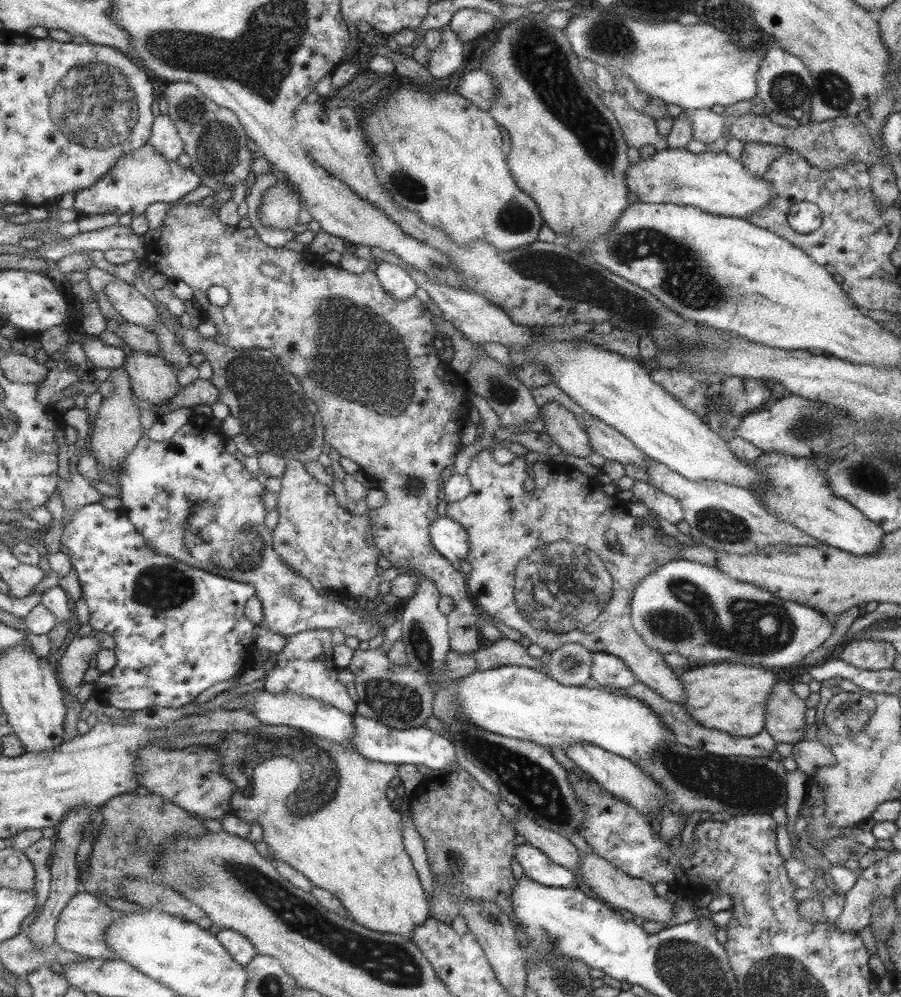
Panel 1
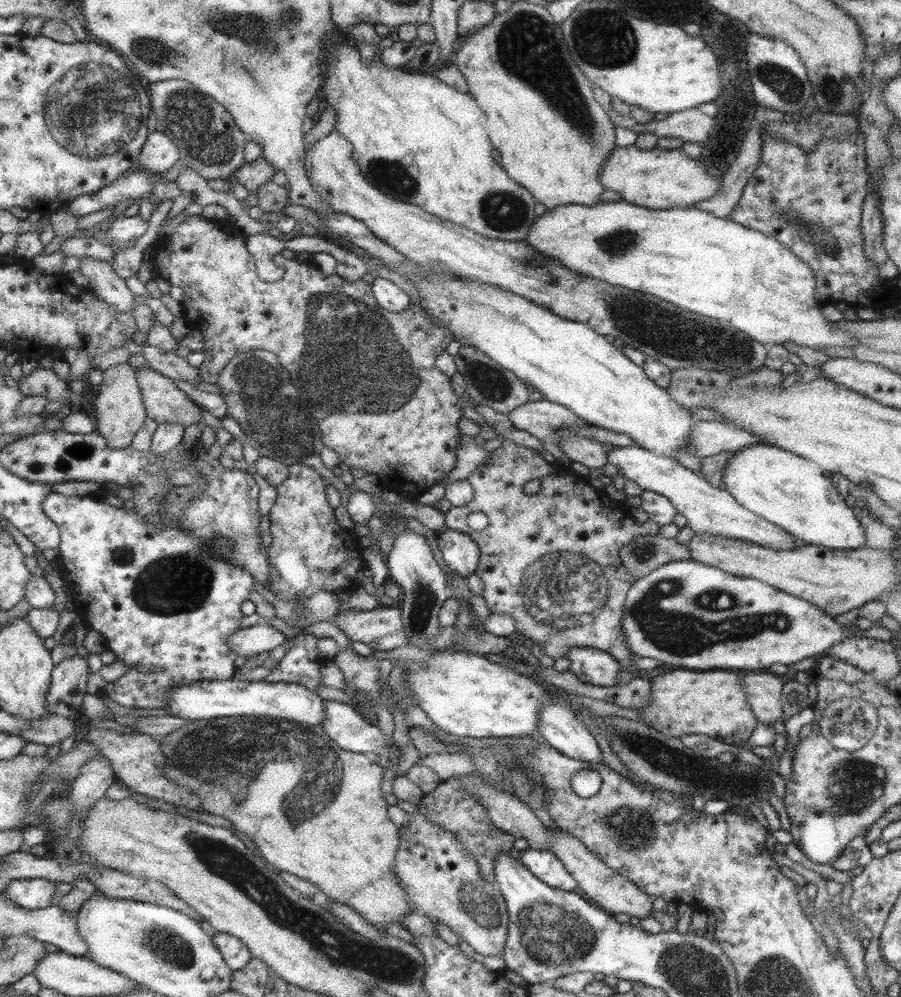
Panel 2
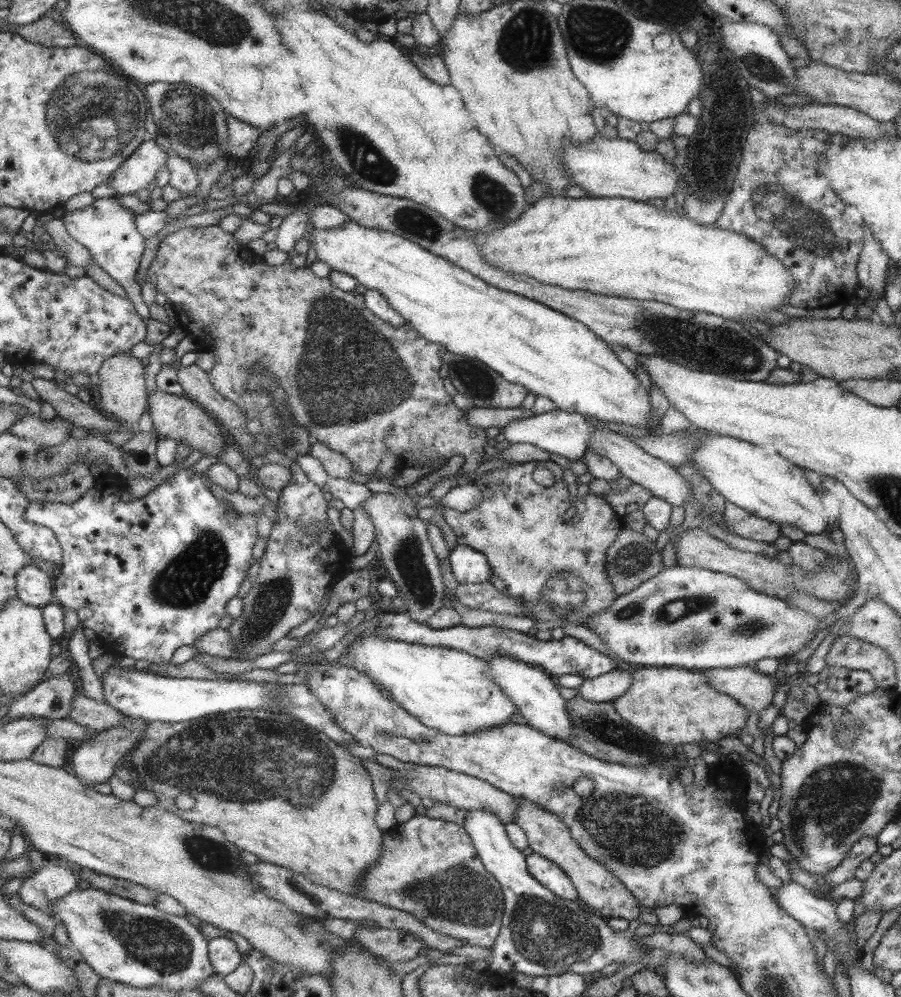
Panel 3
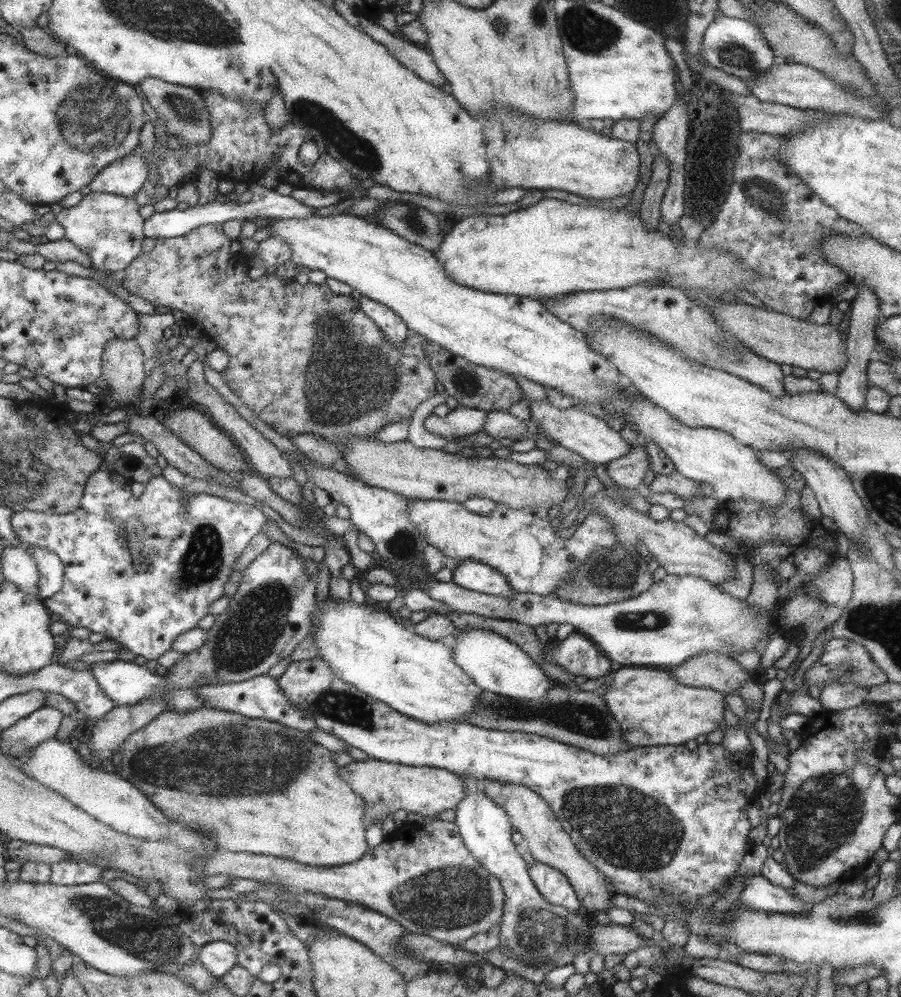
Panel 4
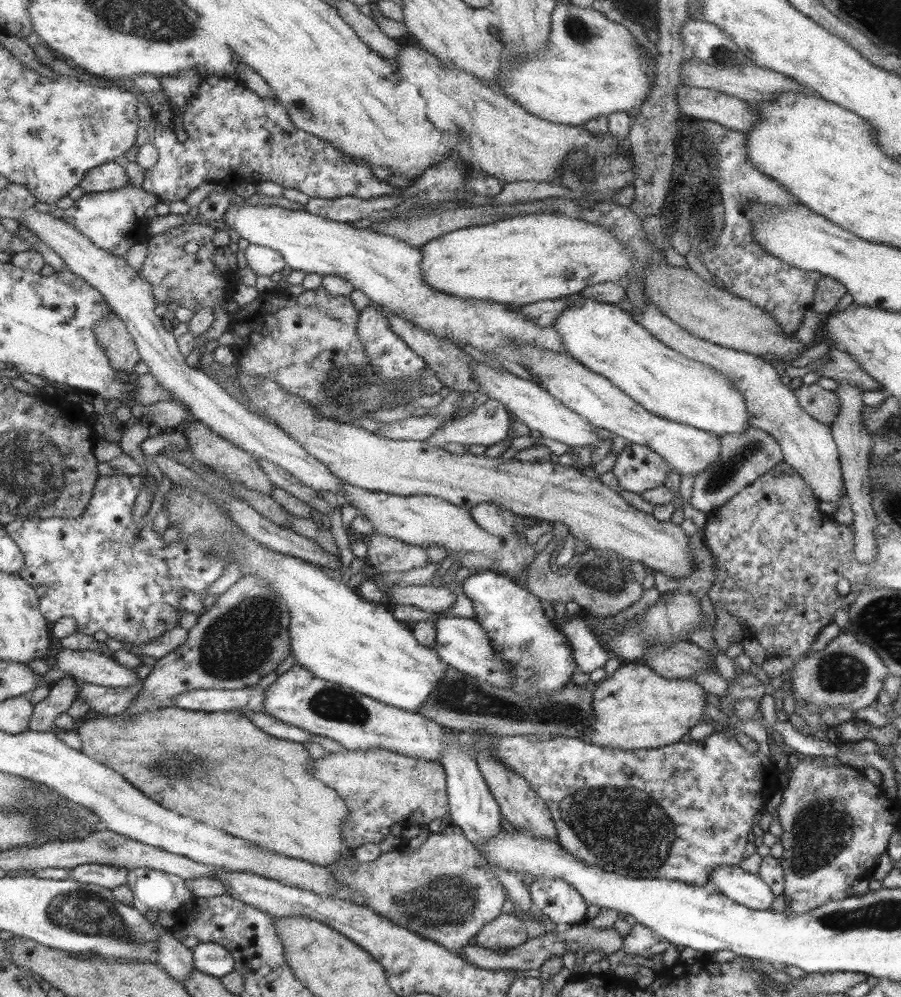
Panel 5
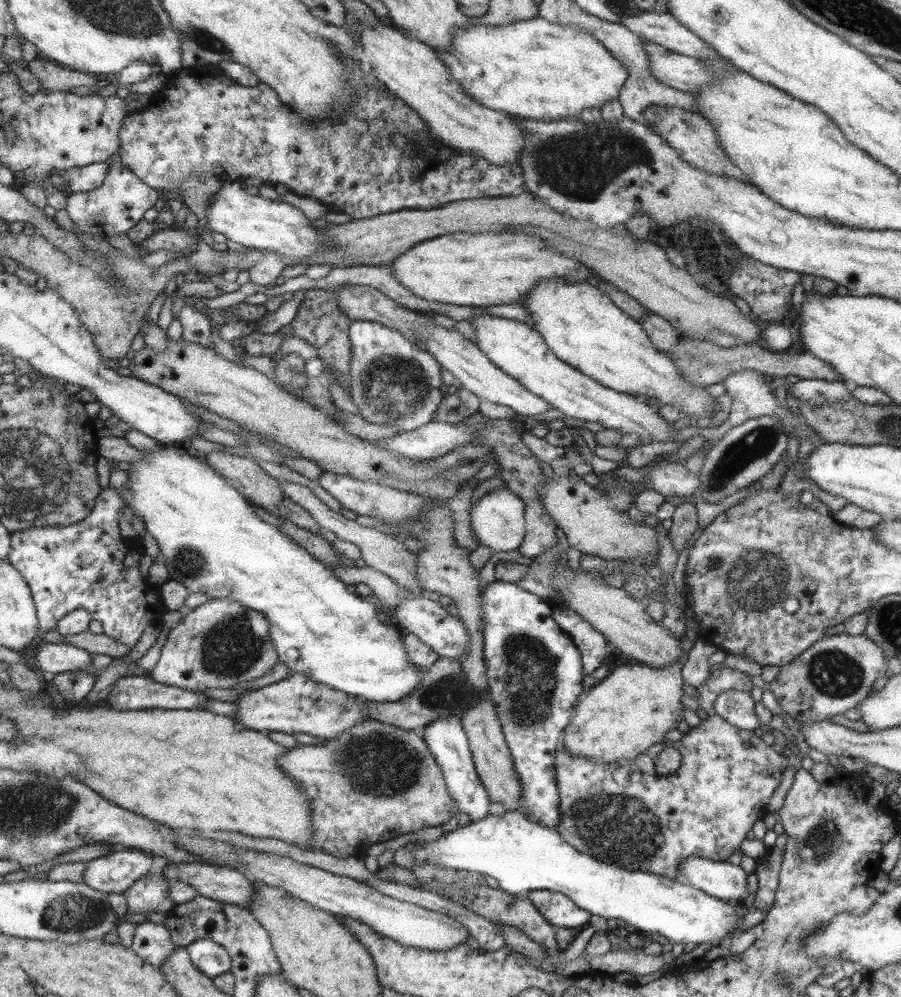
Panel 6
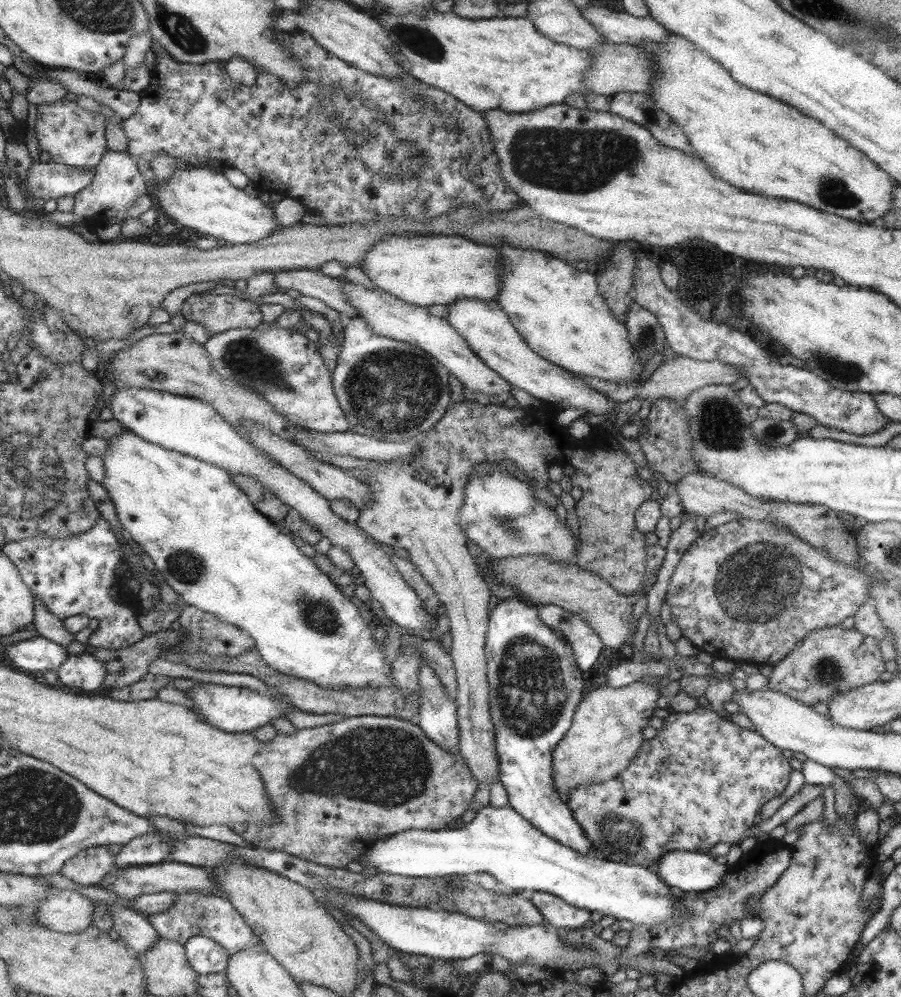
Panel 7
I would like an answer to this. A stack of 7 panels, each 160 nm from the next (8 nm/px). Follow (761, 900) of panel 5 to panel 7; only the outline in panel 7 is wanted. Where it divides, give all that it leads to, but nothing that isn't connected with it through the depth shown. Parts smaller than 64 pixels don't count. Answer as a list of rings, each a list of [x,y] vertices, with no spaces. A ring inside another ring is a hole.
[[[673,851],[663,855],[653,871],[675,890],[705,892],[717,887],[729,869],[703,853]]]

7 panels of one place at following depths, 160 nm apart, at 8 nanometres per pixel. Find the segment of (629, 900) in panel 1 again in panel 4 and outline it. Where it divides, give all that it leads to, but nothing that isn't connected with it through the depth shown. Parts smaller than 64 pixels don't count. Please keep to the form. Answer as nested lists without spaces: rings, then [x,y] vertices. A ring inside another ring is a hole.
[[[487,778],[480,785],[482,792],[495,804],[501,806],[510,817],[511,825],[524,840],[523,849],[529,852],[536,862],[548,864],[566,876],[566,879],[574,887],[579,900],[582,900],[584,911],[592,914],[596,911],[607,912],[610,910],[608,898],[614,892],[609,889],[609,881],[578,852],[574,842],[570,840],[569,834],[562,829],[557,818],[554,817],[553,810],[537,793],[517,784],[503,784],[503,782],[487,780]]]

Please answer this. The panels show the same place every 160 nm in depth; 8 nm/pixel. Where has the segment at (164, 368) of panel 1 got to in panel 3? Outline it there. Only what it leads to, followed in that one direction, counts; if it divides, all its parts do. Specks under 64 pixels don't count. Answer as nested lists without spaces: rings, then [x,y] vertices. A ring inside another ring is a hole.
[[[159,389],[150,395],[149,400],[154,431],[157,432],[158,436],[188,445],[193,450],[200,450],[203,455],[207,454],[207,456],[217,458],[221,456],[225,445],[227,445],[228,437],[221,434],[219,424],[209,416],[208,411],[201,405],[188,399],[187,396],[173,395]]]

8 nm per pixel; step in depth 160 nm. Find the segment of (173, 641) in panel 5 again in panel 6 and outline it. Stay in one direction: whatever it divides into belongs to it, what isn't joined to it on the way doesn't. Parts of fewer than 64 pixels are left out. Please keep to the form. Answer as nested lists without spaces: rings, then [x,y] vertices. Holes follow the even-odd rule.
[[[83,631],[79,634],[62,635],[62,642],[82,648],[92,654],[107,654],[113,658],[125,656],[132,649],[116,638],[107,636],[104,632],[93,634],[90,631]]]

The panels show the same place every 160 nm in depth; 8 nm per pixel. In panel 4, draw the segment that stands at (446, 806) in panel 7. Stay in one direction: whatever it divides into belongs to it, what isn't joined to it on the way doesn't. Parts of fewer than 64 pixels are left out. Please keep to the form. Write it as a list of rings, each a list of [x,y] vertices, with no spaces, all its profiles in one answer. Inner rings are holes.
[[[375,759],[354,760],[346,764],[340,768],[340,777],[362,798],[366,806],[364,824],[367,828],[377,821],[382,822],[396,810],[419,814],[426,820],[432,819],[441,812],[457,807],[467,790],[462,778],[447,769],[414,767]]]

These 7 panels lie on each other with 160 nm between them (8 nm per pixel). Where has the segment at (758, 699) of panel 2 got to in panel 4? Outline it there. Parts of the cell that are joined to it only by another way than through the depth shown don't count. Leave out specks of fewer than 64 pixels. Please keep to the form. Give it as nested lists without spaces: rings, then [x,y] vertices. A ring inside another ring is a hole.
[[[702,652],[691,656],[677,667],[668,667],[673,677],[683,685],[716,689],[720,693],[735,693],[751,673],[723,653]]]

